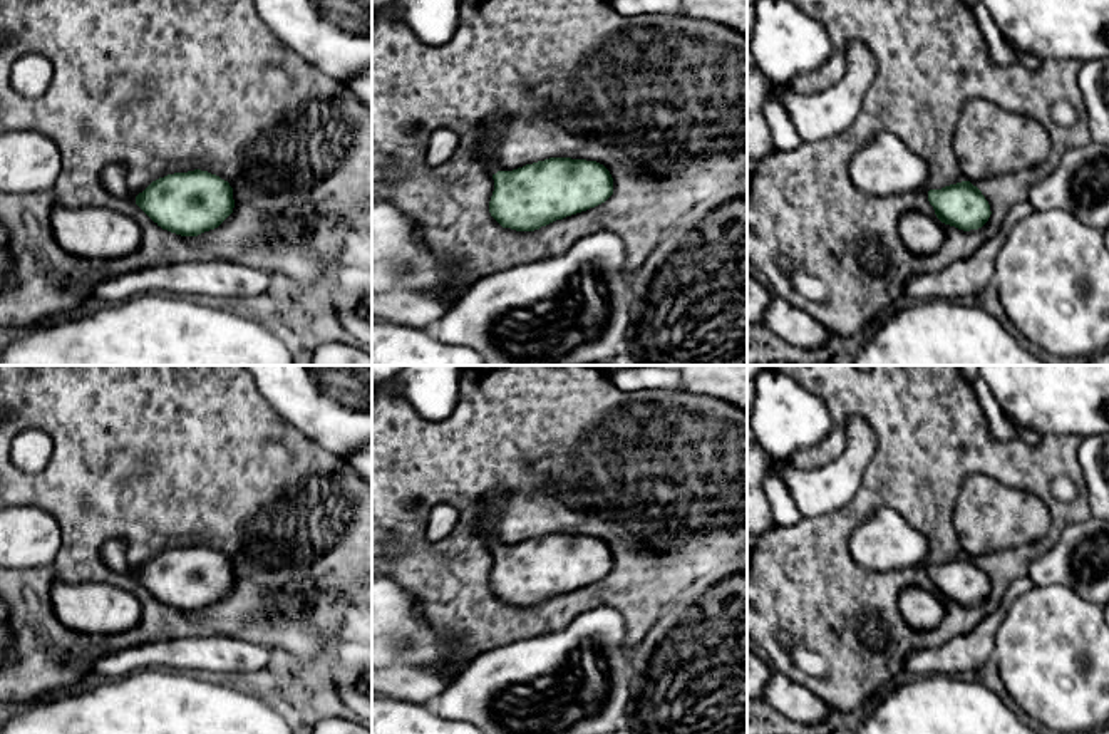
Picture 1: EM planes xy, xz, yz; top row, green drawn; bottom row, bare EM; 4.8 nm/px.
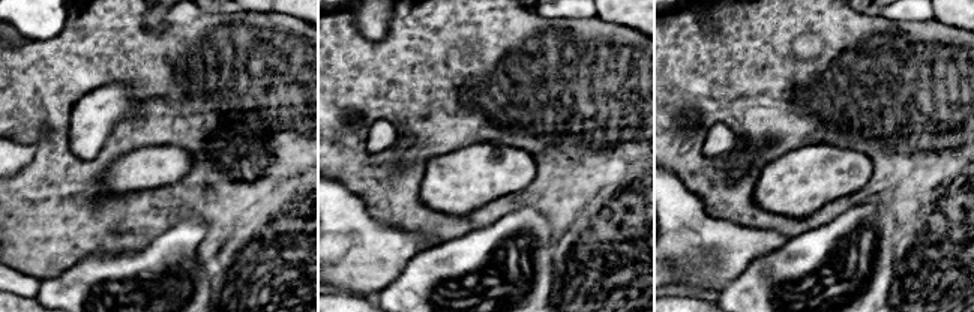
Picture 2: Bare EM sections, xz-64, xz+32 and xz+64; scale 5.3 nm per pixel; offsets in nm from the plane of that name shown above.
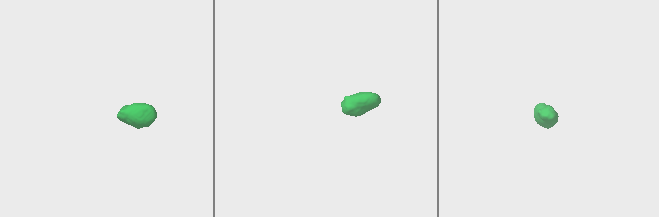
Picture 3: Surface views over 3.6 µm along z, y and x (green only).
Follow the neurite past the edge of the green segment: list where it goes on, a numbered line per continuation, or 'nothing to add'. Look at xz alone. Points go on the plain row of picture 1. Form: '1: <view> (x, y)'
1: xz (495, 500)

